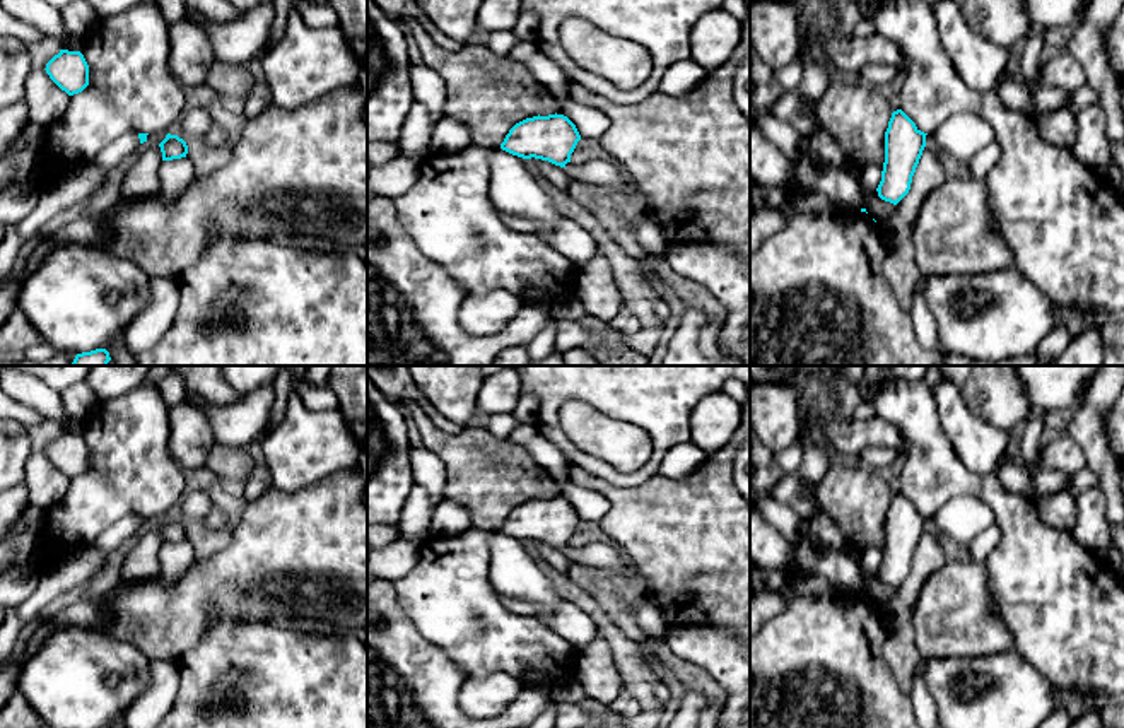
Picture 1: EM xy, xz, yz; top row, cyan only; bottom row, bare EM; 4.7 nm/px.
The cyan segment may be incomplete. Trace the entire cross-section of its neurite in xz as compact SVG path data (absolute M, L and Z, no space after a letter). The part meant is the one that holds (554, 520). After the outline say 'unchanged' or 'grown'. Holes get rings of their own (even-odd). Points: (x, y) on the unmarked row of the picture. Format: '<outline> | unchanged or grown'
M538 497L516 506L501 531L523 542L535 540L565 550L579 523L581 518L567 499Z | unchanged

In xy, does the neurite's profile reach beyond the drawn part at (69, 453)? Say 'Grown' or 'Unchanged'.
Unchanged

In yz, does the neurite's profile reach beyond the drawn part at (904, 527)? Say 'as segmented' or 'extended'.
as segmented

